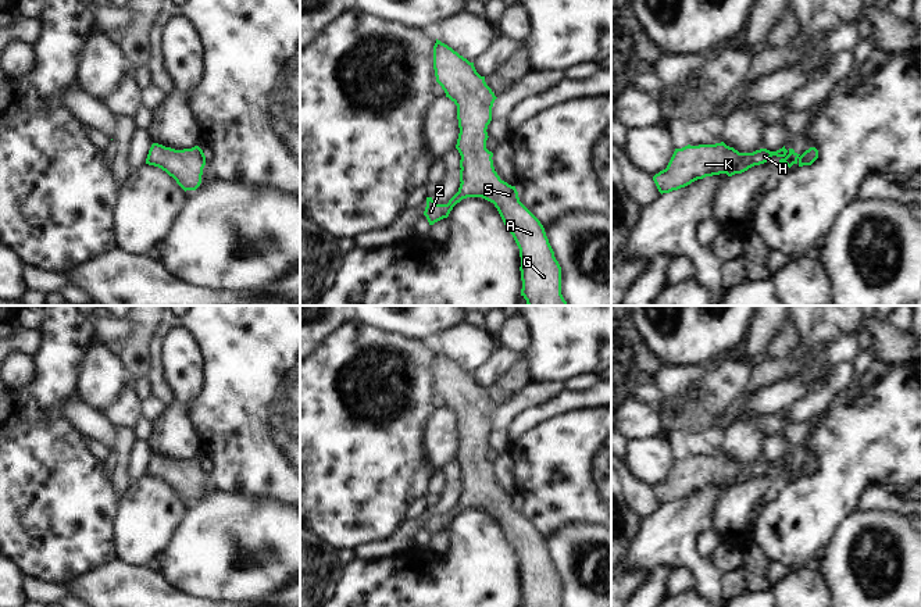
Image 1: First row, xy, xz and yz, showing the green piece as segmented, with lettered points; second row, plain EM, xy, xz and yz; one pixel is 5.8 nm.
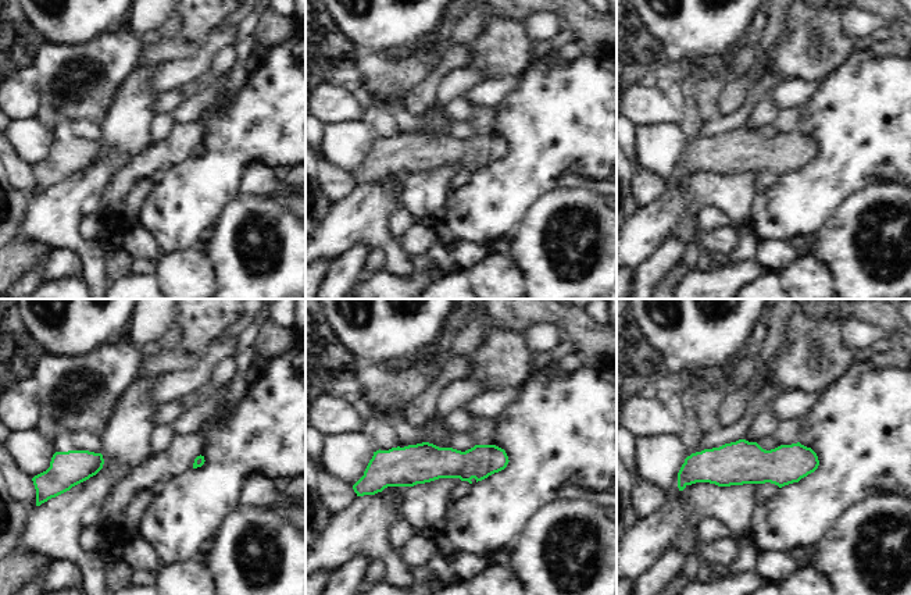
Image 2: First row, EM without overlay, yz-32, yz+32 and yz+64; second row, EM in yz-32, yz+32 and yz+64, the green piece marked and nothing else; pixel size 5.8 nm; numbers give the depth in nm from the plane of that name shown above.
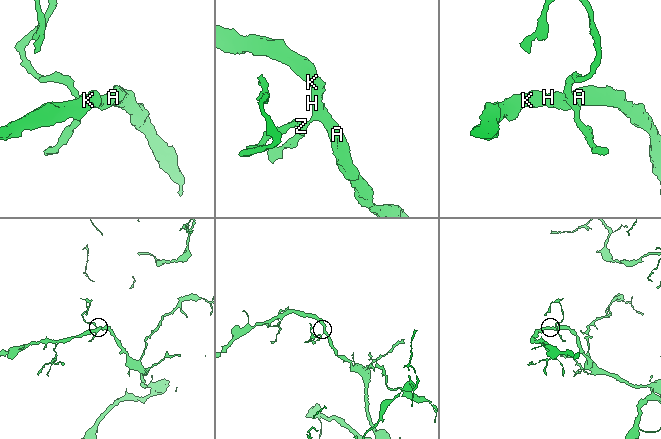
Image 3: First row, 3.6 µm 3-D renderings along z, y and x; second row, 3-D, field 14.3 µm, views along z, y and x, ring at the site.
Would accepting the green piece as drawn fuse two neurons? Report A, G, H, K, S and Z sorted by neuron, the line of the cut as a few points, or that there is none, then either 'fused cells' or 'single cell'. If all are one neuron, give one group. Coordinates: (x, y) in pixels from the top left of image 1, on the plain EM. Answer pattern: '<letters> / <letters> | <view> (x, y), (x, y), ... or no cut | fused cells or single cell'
A G H K S Z | no cut | single cell

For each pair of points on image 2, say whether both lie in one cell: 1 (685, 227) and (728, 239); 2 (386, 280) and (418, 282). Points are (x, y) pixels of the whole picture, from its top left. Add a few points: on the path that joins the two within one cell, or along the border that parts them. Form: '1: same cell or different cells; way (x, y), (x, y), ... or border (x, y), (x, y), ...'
1: different cells; border (699, 227), (695, 237), (686, 245)
2: same cell; way (395, 282), (410, 282)

